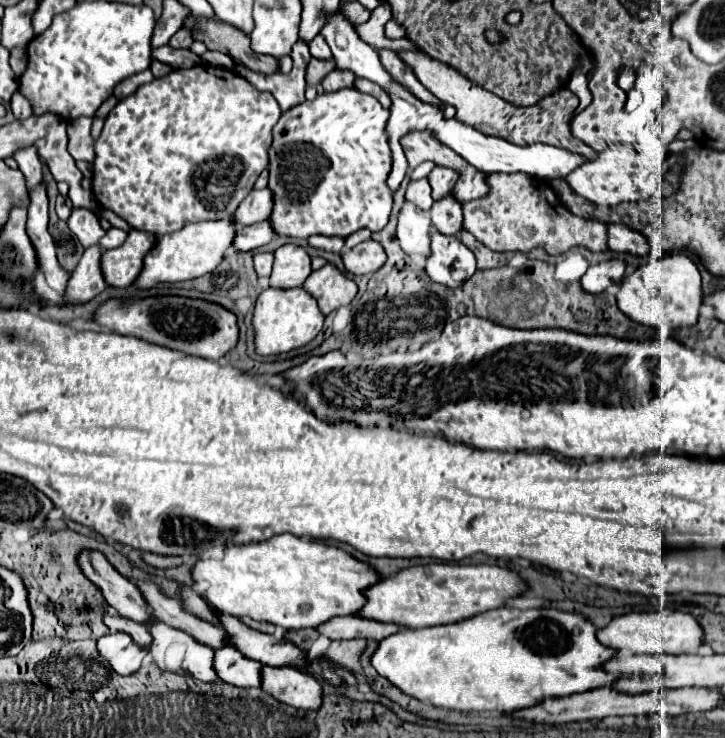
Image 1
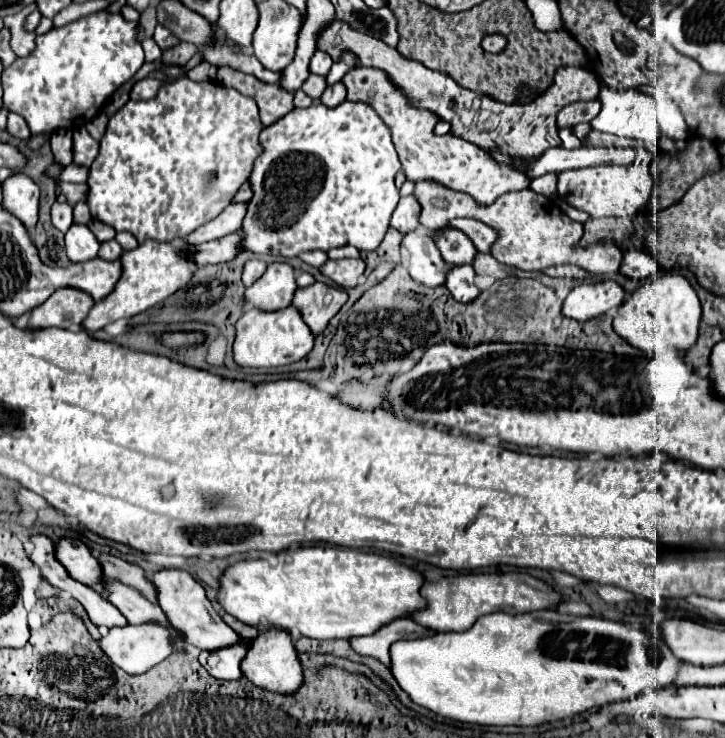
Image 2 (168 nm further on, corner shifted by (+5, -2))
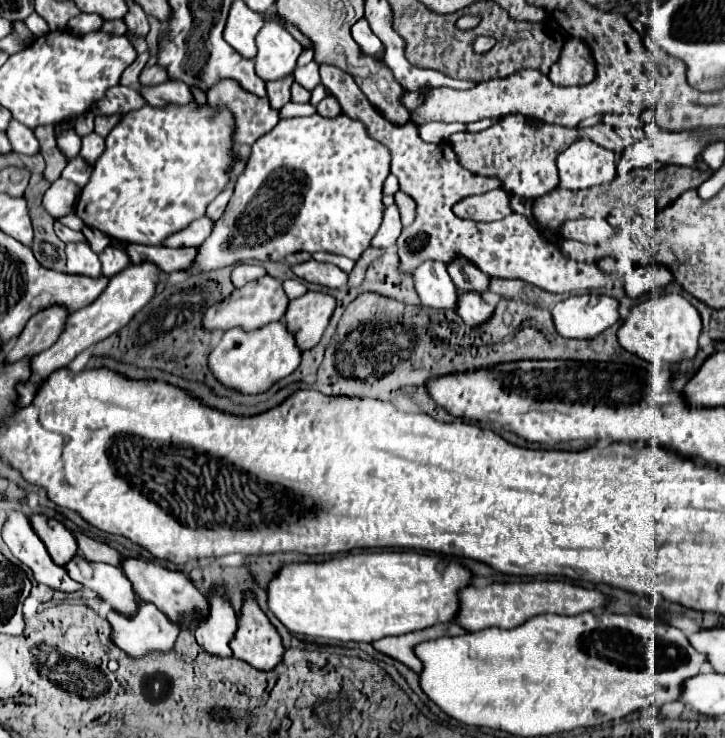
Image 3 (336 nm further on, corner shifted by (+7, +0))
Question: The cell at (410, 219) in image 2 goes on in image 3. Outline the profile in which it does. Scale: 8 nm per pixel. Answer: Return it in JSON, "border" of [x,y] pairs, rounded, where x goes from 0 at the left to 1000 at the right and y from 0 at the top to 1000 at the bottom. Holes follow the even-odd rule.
{"border":[[[539,276],[534,285],[531,285],[531,293],[528,293],[528,304],[520,314],[520,320],[514,322],[514,333],[520,336],[537,336],[548,328],[548,322],[553,320],[553,295],[550,295],[550,282],[548,276]]]}

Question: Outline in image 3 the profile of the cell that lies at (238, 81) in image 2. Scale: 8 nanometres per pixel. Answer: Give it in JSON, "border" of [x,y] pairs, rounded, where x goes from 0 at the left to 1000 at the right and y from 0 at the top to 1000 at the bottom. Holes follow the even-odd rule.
{"border":[[[302,108],[286,125],[288,141],[310,141],[327,163],[324,192],[349,195],[385,165],[385,149],[377,149],[368,133],[354,133],[324,108]]]}

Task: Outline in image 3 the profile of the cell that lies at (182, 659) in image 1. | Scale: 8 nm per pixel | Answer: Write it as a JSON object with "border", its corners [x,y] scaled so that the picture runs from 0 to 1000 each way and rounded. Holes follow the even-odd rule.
{"border":[[[109,751],[90,770],[101,786],[126,797],[159,829],[181,837],[192,827],[189,805],[167,770],[156,770],[153,764],[128,764]]]}

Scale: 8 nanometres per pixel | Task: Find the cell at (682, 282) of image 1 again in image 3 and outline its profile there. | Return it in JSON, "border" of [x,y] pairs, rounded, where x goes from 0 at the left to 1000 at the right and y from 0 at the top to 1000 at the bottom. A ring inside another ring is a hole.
{"border":[[[901,396],[892,407],[873,415],[868,428],[859,434],[851,458],[854,466],[881,485],[901,491],[939,491],[961,480],[961,461],[967,453],[967,428],[961,417],[934,396]]]}

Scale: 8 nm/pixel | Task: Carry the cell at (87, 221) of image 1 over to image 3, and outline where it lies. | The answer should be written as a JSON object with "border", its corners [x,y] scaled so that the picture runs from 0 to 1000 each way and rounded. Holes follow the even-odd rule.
{"border":[[[95,328],[90,336],[92,344],[92,369],[95,371],[117,371],[117,374],[139,374],[137,347],[126,339],[120,328]]]}

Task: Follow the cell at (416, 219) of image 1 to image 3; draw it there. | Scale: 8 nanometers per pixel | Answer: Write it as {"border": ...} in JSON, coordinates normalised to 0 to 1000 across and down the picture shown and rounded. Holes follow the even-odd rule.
{"border":[[[589,352],[570,366],[572,393],[581,412],[594,417],[628,417],[630,390],[619,377],[614,358],[603,352]]]}

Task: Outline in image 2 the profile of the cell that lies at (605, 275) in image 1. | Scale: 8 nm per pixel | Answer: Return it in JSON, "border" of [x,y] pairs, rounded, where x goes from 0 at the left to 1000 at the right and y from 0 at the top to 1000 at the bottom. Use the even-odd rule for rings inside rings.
{"border":[[[804,382],[785,396],[777,409],[774,425],[796,436],[812,436],[840,420],[854,417],[859,412],[859,404],[862,396],[848,382]]]}

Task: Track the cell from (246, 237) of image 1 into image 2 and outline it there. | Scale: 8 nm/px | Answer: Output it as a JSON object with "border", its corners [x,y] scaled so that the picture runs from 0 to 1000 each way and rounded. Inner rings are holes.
{"border":[[[316,317],[302,325],[291,325],[274,333],[263,333],[255,344],[258,352],[263,352],[269,360],[286,360],[286,358],[308,358],[321,352],[330,344],[330,317]]]}

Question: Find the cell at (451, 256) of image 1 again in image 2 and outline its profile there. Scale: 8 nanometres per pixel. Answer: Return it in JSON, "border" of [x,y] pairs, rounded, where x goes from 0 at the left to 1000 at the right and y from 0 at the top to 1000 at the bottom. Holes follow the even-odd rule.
{"border":[[[625,360],[625,366],[617,369],[614,388],[622,396],[622,401],[636,412],[652,409],[663,398],[663,393],[655,388],[652,360]]]}

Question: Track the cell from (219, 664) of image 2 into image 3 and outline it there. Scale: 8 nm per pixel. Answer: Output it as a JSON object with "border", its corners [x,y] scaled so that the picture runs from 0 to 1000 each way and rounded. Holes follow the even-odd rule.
{"border":[[[308,799],[297,802],[288,810],[288,816],[291,816],[288,837],[269,851],[272,873],[291,889],[319,892],[321,883],[316,878],[316,870],[321,867],[321,859],[327,856],[327,835],[321,824],[310,816]]]}

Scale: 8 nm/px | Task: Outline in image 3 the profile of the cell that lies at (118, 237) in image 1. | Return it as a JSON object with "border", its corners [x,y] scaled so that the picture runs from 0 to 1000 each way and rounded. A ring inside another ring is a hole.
{"border":[[[148,333],[139,344],[137,344],[137,350],[139,350],[139,360],[142,360],[142,371],[145,374],[156,374],[156,371],[161,371],[161,369],[167,369],[181,352],[178,352],[178,347],[175,347],[175,341],[170,339],[170,336],[159,336],[159,333]]]}

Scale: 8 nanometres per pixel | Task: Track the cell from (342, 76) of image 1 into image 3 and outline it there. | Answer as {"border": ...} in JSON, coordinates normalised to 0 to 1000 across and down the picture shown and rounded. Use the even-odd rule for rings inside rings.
{"border":[[[451,127],[440,141],[437,141],[437,152],[443,157],[465,157],[470,154],[470,144],[468,144],[468,136],[457,127]]]}

